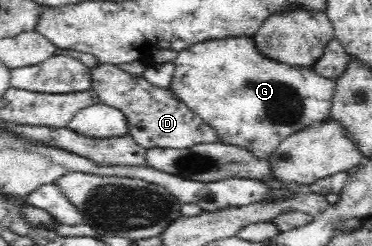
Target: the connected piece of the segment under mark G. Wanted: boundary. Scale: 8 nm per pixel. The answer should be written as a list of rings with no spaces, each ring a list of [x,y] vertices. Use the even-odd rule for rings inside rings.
[[[243,35],[240,37],[227,37],[198,42],[197,44],[180,50],[174,58],[174,63],[175,70],[173,80],[170,82],[170,89],[191,110],[193,110],[194,113],[197,113],[197,115],[199,115],[205,123],[209,124],[209,126],[213,127],[213,129],[217,131],[217,135],[219,135],[220,140],[223,143],[247,148],[247,150],[258,158],[268,158],[273,152],[275,152],[275,150],[277,150],[283,140],[289,138],[290,134],[293,134],[306,126],[319,124],[319,122],[327,120],[330,117],[332,98],[336,87],[335,81],[317,74],[311,67],[293,66],[265,57],[265,55],[261,54],[261,51],[257,49],[257,45],[255,45],[253,37]]]

